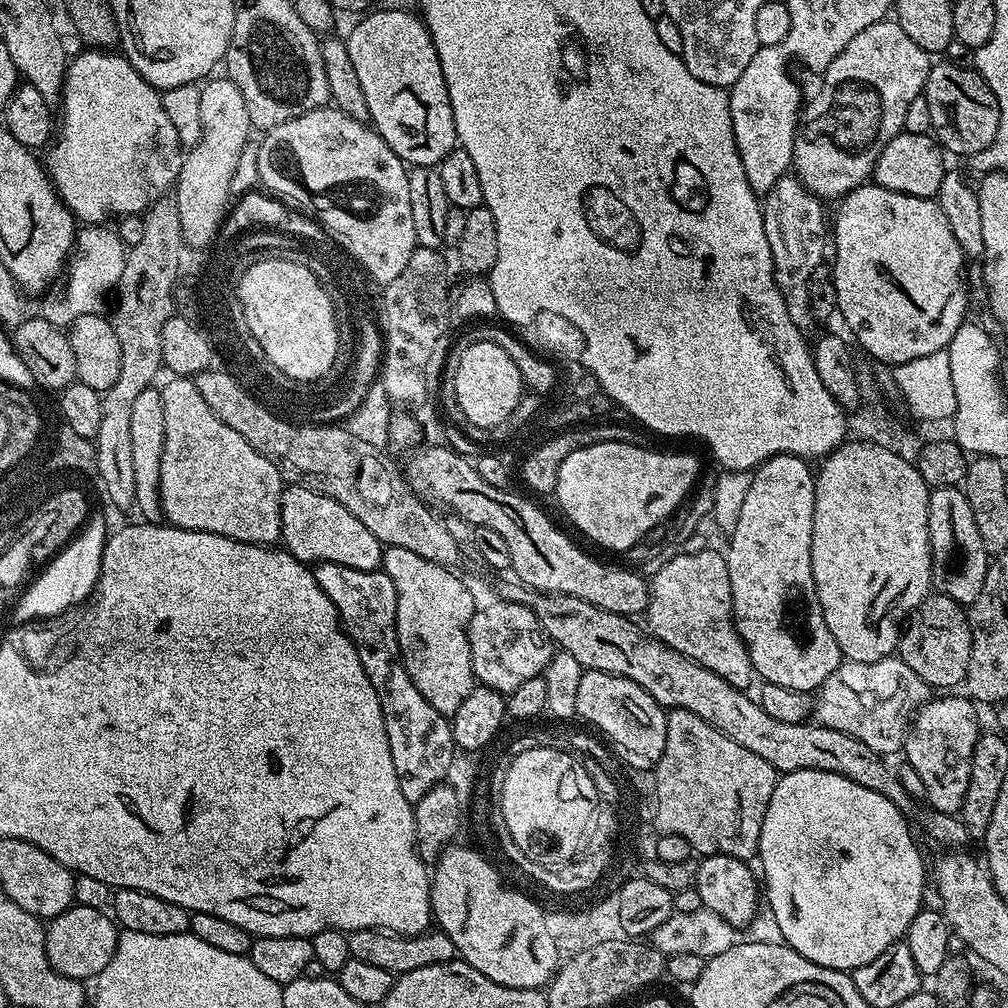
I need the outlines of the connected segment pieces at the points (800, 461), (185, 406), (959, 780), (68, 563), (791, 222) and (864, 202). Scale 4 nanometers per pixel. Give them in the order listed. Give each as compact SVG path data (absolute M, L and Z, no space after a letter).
M771 456L765 460L759 468L752 472L752 480L748 484L746 494L740 499L740 509L738 510L738 526L727 537L728 548L726 547L726 559L728 562L728 573L730 574L730 594L732 595L732 619L736 621L736 629L750 654L752 671L761 681L786 686L790 690L798 690L809 694L815 693L838 670L842 663L840 647L838 642L834 642L834 634L830 634L830 626L826 626L824 621L824 611L816 597L816 587L814 586L814 574L812 573L812 559L810 550L812 549L812 527L814 526L814 498L816 497L816 478L813 469L808 469L809 461L802 456Z
M195 379L169 381L160 388L166 417L160 479L164 520L173 528L209 532L247 544L275 545L282 526L280 496L286 487L280 471L206 406Z
M940 694L917 708L912 717L908 734L904 738L903 759L914 766L922 786L926 786L924 800L933 812L959 813L962 798L966 798L966 786L970 786L970 758L974 754L976 740L982 735L982 727L976 721L977 705L967 695Z
M97 510L91 511L80 532L49 560L17 597L12 608L15 623L23 626L46 620L60 614L70 603L84 598L94 580L100 578L101 558L109 536L110 527L106 524L105 516Z
M789 174L778 178L767 196L763 197L764 225L766 226L766 242L770 242L770 254L772 255L772 273L776 279L778 290L786 302L786 311L790 313L790 319L794 326L798 326L801 332L811 333L812 327L818 324L810 310L810 274L820 264L825 263L824 257L824 208L817 197L806 190L806 186L795 175Z
M865 182L860 187L848 193L839 201L840 209L836 212L836 257L831 257L830 267L834 278L834 290L838 290L838 306L836 307L839 319L844 319L844 324L856 335L856 340L873 356L874 361L881 365L895 366L914 362L914 358L926 358L926 354L934 354L947 349L958 326L966 322L964 316L968 312L968 292L964 289L964 263L966 257L954 234L950 230L950 222L946 214L942 214L942 208L936 198L927 196L911 196L894 190L886 190L875 182Z

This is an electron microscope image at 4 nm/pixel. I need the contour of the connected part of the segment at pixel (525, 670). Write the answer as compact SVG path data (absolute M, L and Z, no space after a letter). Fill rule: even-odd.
M493 600L493 604L481 603L468 623L470 662L477 685L507 694L522 682L544 675L545 666L554 659L554 645L534 610L518 602Z

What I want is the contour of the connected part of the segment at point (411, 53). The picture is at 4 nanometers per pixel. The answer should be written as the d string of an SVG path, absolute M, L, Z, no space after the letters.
M384 8L381 12L377 10L369 11L367 14L361 15L360 20L346 35L346 43L350 50L350 59L354 61L354 70L358 73L358 78L362 85L362 90L366 94L366 106L368 107L368 120L371 127L379 132L380 136L394 150L394 154L398 154L405 165L415 166L418 164L426 164L429 166L439 165L440 161L446 158L446 154L450 154L452 149L457 147L456 123L454 122L454 114L450 106L450 94L446 90L446 78L442 74L442 62L438 60L438 50L434 48L432 36L428 33L428 27L424 25L423 19L415 11L407 12L404 8Z

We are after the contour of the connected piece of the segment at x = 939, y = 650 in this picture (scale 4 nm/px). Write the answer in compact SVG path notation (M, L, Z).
M930 594L908 617L902 629L898 655L900 659L906 662L906 666L910 666L910 670L914 670L914 674L918 674L918 678L925 680L933 689L952 690L955 689L952 688L955 684L958 684L958 686L964 684L966 670L970 662L971 645L972 631L968 625L965 609L961 605L954 603L950 598L939 594Z

